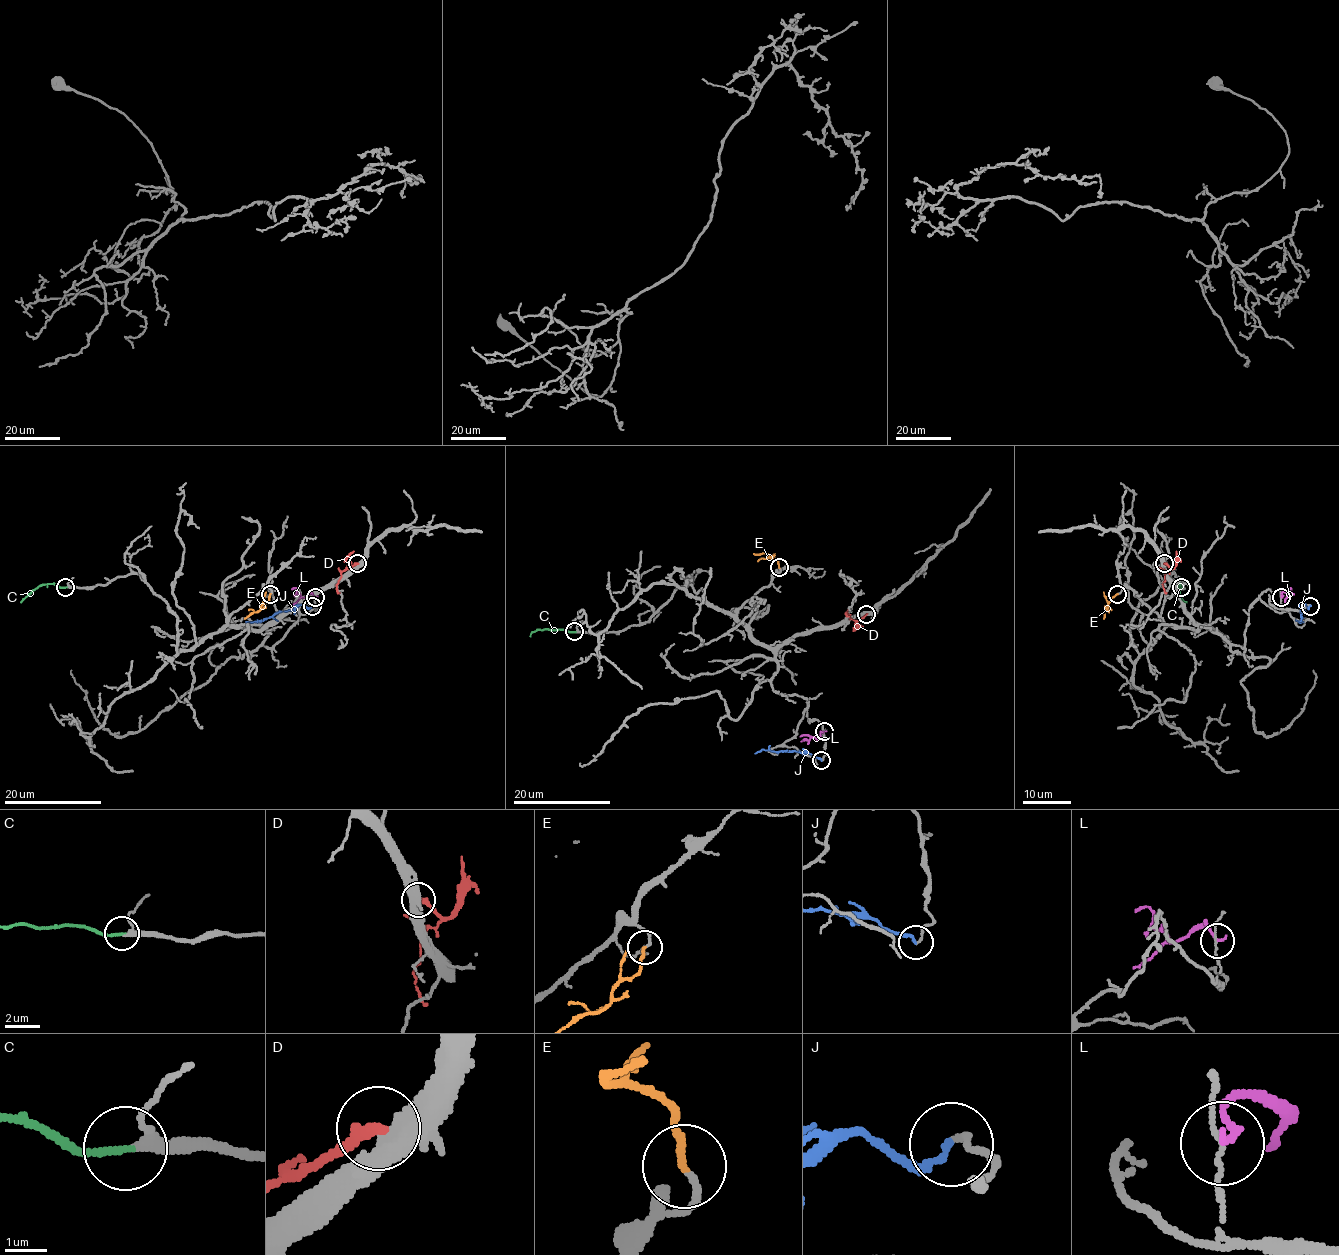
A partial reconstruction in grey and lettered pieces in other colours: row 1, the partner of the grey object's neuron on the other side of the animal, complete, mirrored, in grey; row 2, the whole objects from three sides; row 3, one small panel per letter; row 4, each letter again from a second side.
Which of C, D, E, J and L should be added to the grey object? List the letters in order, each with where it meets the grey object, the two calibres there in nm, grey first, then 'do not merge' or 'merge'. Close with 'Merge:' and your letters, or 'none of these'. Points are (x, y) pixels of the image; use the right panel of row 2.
C: contact (1181, 587); calibres 240 and 150 nm; merge
D: contact (1164, 563); calibres 480 and 260 nm; do not merge
E: contact (1117, 594); calibres 130 and 140 nm; merge
J: contact (1310, 606); calibres 130 and 170 nm; do not merge
L: contact (1281, 597); calibres 100 and 180 nm; do not merge
Merge: C, E

